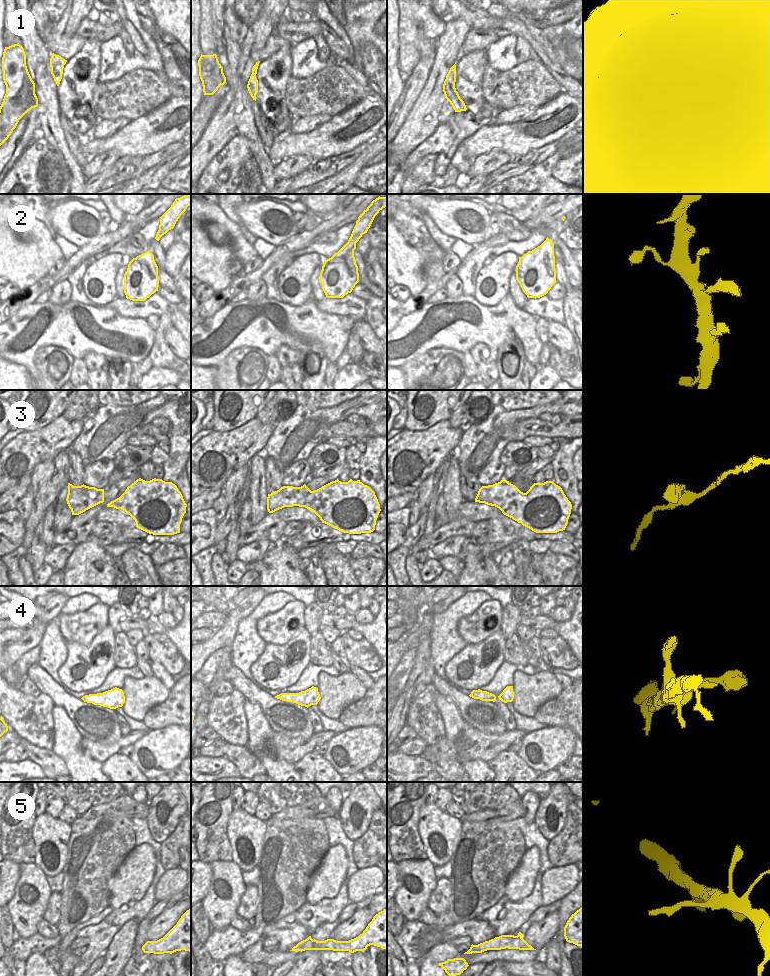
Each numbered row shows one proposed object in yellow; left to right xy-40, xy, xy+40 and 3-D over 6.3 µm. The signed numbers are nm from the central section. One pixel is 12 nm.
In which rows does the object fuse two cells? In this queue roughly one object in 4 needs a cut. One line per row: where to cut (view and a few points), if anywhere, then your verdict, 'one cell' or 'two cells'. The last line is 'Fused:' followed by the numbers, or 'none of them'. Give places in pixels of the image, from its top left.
1: xy (256, 70), (250, 79) | two cells
2: no cut | one cell
3: no cut | one cell
4: no cut | one cell
5: xy+40 (514, 936), (505, 947) | two cells
Fused: 1, 5

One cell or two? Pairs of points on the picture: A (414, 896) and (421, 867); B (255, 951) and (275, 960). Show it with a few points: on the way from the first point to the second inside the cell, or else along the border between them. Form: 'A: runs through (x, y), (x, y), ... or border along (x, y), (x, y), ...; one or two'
A: runs through (422, 891), (421, 875); one
B: runs through (260, 956), (270, 959); one

